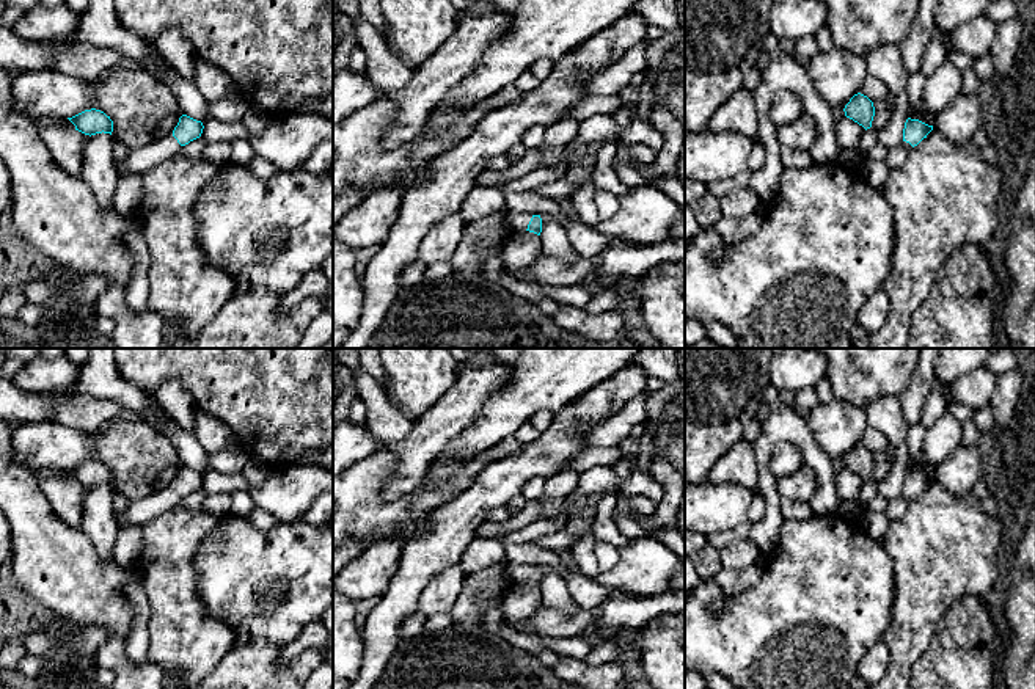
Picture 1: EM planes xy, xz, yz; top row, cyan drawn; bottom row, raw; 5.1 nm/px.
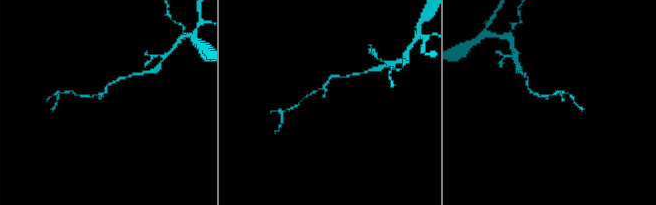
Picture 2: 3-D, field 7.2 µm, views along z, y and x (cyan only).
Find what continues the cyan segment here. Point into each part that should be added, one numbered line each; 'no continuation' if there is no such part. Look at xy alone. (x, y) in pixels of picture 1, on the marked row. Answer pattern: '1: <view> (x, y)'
1: xy (140, 160)

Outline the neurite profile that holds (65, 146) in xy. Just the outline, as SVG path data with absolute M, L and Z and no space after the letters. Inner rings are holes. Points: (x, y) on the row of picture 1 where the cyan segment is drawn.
M49 126L41 127L41 140L57 166L74 177L80 176L83 162L82 152L90 135L79 130Z

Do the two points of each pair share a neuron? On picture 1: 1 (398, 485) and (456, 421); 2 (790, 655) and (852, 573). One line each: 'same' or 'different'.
1: same
2: same

